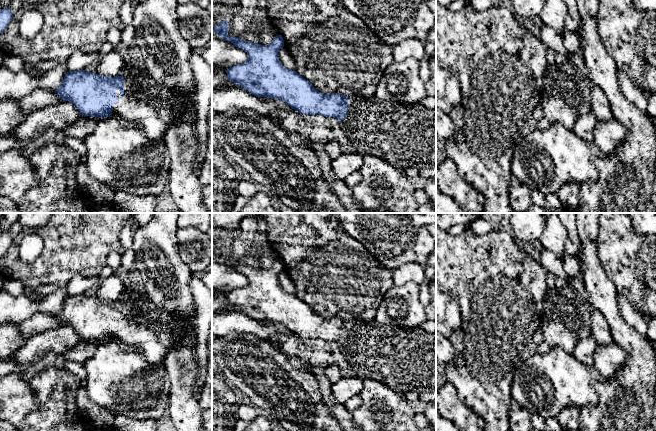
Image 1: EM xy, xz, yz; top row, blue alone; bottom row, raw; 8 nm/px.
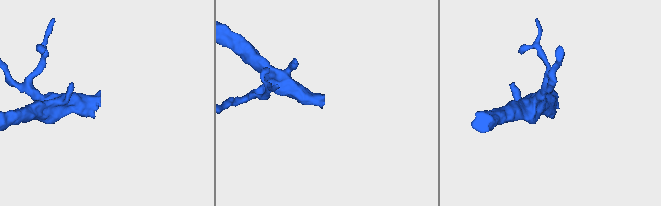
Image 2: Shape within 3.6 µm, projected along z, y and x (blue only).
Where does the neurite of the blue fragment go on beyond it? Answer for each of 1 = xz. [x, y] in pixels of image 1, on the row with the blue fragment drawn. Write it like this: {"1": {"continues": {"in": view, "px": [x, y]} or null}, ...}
{"1": {"continues": {"in": "xz", "px": [403, 135]}}}

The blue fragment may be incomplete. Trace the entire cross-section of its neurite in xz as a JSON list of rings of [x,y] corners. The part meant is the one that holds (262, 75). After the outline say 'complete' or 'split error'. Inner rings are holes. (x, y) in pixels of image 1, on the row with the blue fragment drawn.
[[[223,20],[213,31],[222,39],[243,49],[249,57],[246,62],[236,64],[226,71],[229,81],[256,97],[282,100],[299,113],[336,118],[345,136],[362,155],[376,156],[401,170],[407,167],[419,170],[436,166],[436,118],[434,112],[421,102],[393,104],[387,100],[380,100],[375,95],[353,97],[321,93],[296,71],[289,70],[281,64],[278,57],[279,50],[284,47],[281,35],[276,36],[270,45],[264,46],[243,41],[240,37],[230,37],[228,28],[227,20]]] | split error

